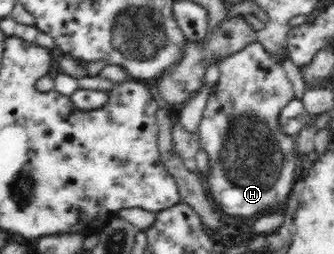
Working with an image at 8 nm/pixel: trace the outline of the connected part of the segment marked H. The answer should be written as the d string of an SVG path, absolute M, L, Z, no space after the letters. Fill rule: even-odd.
M258 41L225 57L218 66L220 70L218 91L208 96L197 127L201 147L210 155L212 165L206 183L222 212L228 213L228 216L252 220L282 210L287 195L291 195L297 180L294 175L296 158L299 156L297 145L294 145L294 137L288 137L282 131L278 121L282 107L286 107L288 102L294 99L294 87L284 72L281 60L272 57Z

